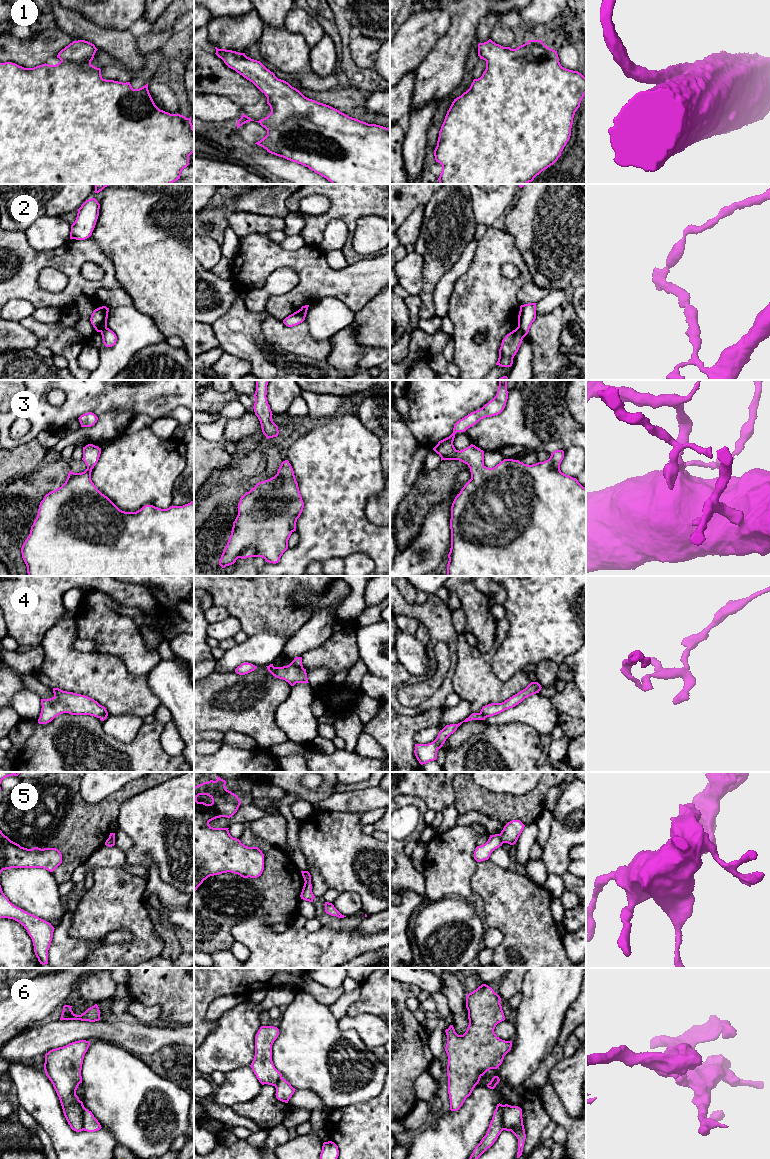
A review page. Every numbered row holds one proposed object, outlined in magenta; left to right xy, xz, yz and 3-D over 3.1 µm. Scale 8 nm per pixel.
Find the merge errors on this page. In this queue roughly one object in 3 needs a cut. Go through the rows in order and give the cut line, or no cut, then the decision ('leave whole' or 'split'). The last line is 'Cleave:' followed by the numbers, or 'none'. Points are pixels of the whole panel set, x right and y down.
1: no cut | leave whole
2: yz (517, 327), (525, 335) | split
3: no cut | leave whole
4: xz (292, 661), (302, 668) | split
5: yz (498, 834), (502, 843) | split
6: yz (504, 1105), (502, 1129) | split
Cleave: 2, 4, 5, 6

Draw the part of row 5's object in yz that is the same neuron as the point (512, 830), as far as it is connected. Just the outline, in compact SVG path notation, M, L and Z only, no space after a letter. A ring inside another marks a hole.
M512 820L508 822L501 833L499 834L502 840L502 843L508 843L514 845L520 834L522 833L525 825L520 820Z

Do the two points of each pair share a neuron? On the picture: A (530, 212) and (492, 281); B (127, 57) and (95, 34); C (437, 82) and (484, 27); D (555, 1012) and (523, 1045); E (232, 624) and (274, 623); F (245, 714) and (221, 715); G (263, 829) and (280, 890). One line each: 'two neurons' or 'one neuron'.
A: two neurons
B: one neuron
C: two neurons
D: one neuron
E: two neurons
F: one neuron
G: two neurons

